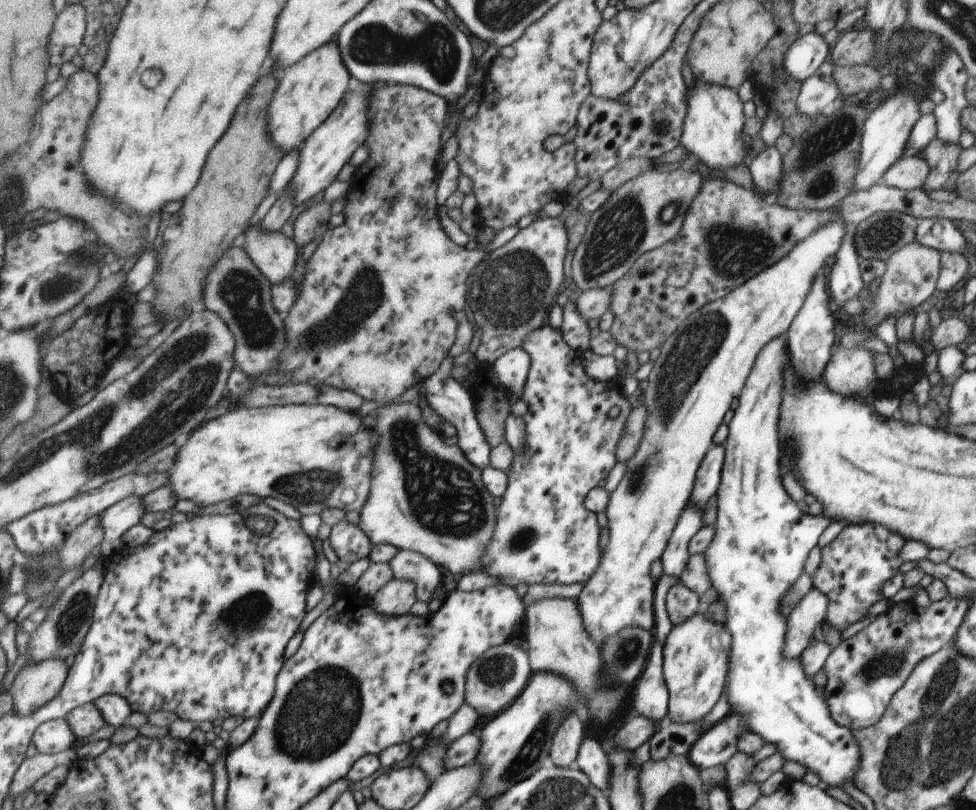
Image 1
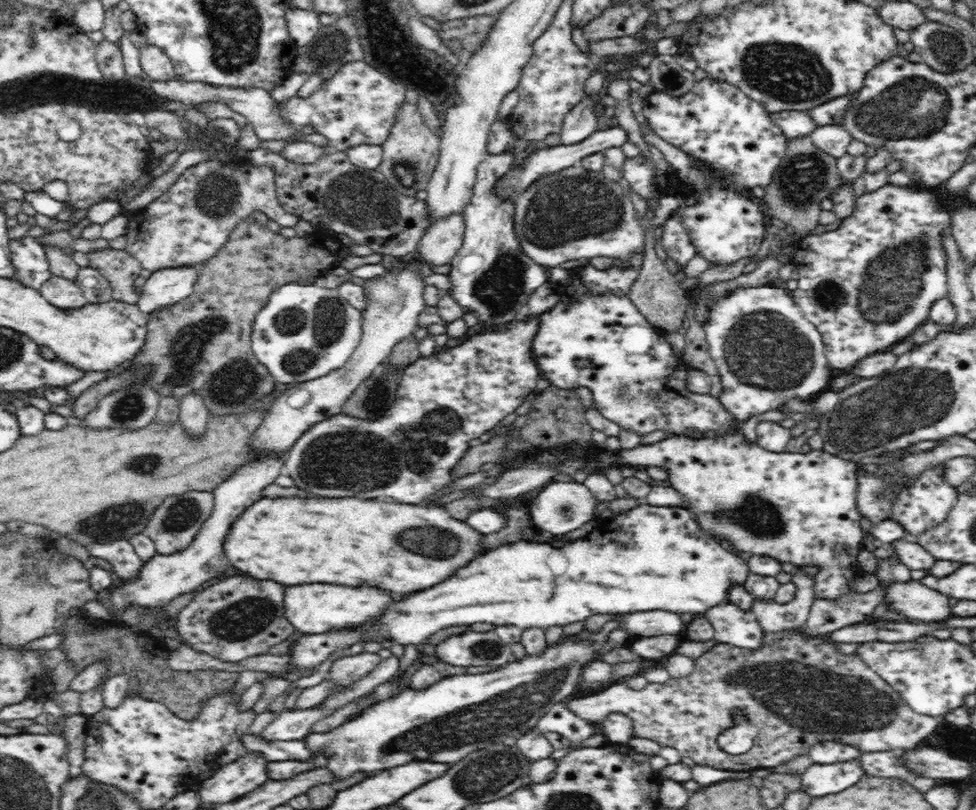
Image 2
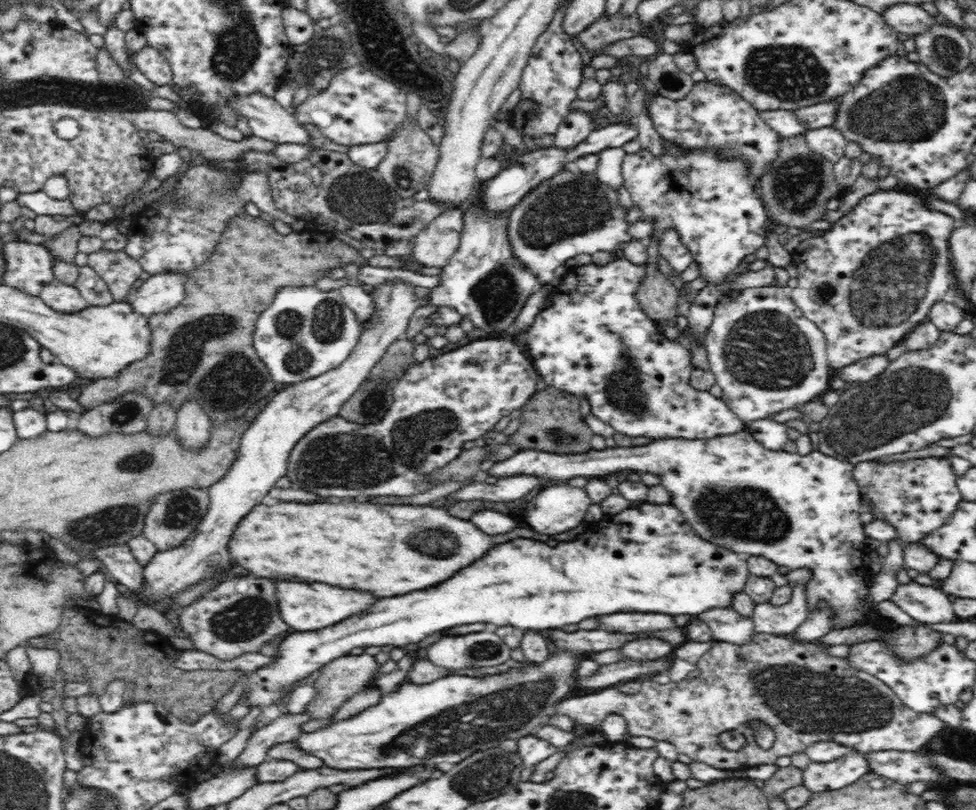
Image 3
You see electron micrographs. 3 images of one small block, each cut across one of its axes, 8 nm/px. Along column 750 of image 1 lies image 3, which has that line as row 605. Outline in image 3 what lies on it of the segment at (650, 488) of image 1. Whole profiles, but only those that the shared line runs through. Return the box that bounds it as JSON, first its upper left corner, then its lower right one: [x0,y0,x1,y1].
[276,582,376,632]

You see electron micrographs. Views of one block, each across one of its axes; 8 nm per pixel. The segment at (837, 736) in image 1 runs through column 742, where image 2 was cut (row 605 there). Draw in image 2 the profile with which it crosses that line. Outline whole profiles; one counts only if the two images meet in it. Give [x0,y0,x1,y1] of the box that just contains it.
[289,502,749,670]

